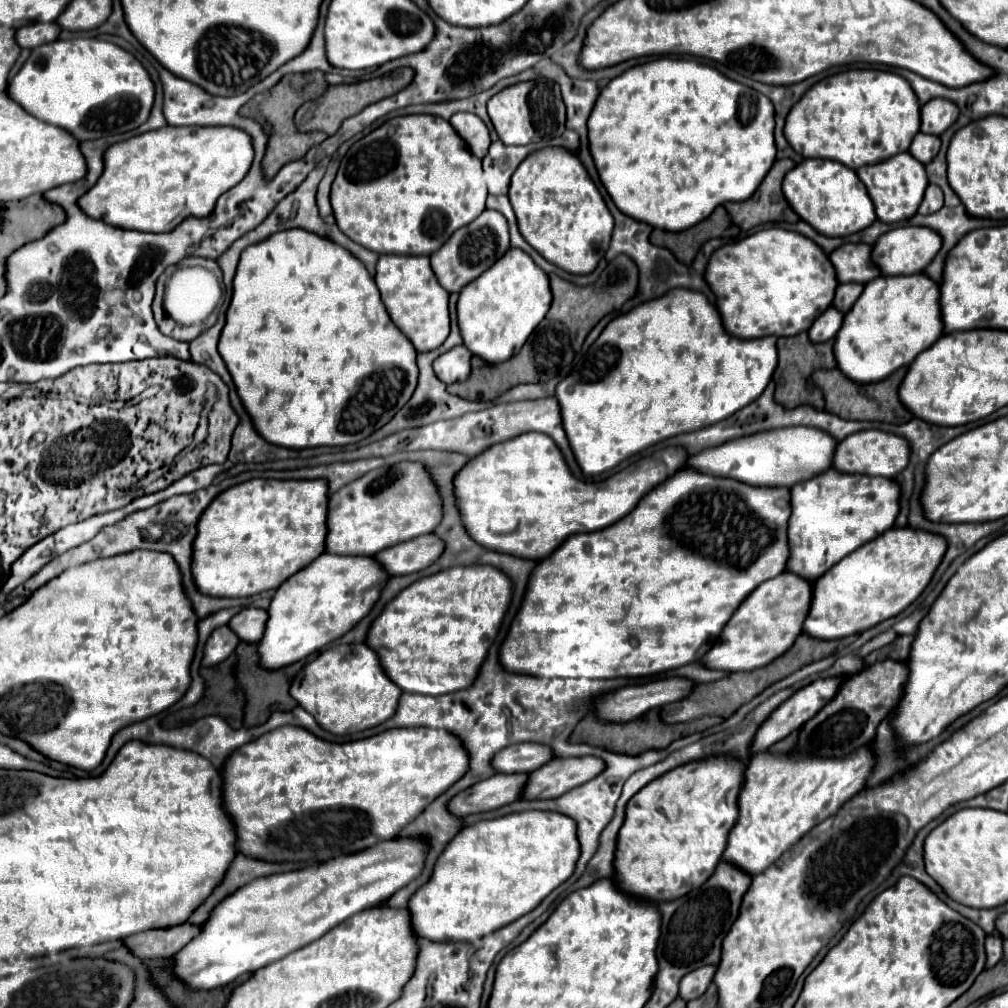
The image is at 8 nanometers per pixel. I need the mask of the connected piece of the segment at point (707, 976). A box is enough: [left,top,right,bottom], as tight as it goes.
[679,964,717,1000]

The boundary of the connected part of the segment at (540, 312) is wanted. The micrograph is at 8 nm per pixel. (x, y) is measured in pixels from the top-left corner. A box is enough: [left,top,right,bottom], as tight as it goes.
[457,248,551,364]

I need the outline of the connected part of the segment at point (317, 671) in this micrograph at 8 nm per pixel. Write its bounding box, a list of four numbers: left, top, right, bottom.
[289,644,401,736]

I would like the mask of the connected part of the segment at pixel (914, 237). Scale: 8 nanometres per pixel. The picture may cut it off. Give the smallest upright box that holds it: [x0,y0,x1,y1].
[871,226,941,276]

